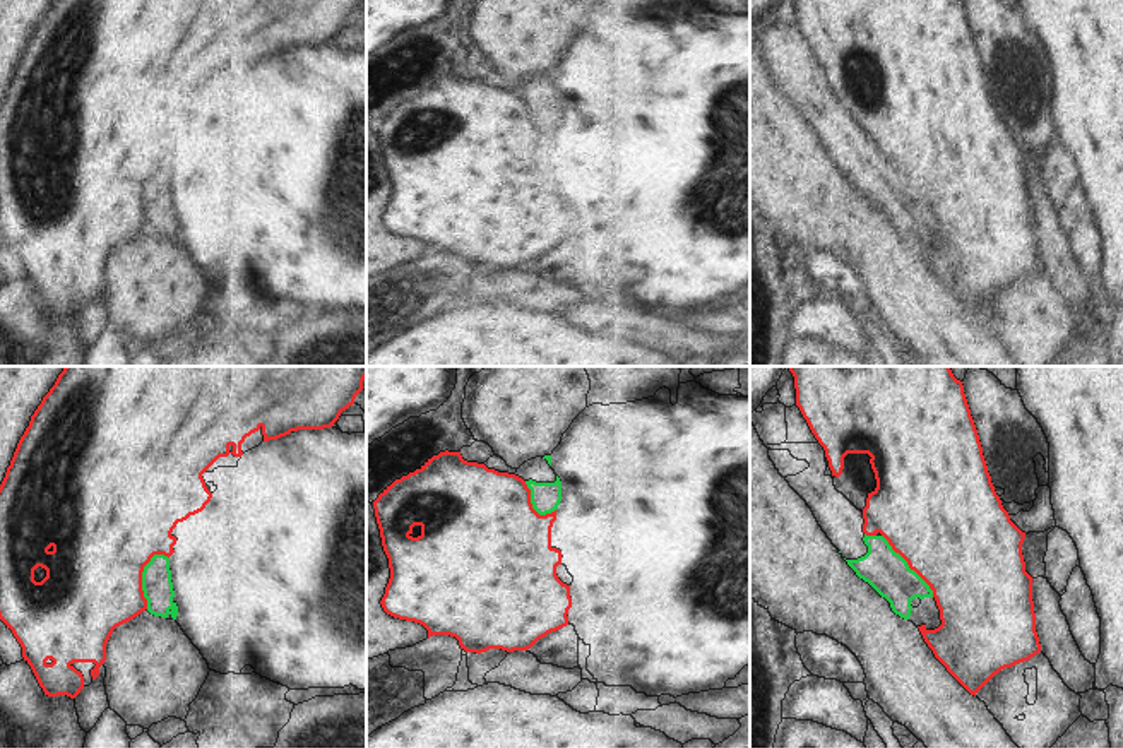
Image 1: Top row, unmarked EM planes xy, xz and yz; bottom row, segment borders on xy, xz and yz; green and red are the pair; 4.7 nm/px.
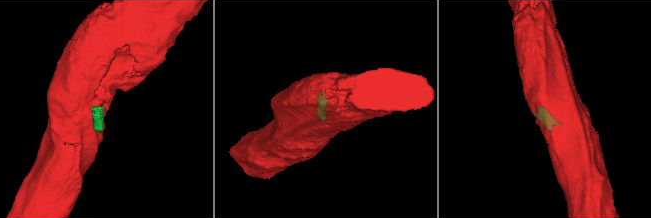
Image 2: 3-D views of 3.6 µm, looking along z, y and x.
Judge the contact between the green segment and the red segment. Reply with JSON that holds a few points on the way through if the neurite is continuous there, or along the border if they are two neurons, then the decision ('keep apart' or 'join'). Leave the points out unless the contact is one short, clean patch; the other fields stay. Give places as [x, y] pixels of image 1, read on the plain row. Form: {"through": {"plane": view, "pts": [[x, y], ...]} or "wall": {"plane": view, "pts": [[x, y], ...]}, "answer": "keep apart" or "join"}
{"answer": "keep apart"}

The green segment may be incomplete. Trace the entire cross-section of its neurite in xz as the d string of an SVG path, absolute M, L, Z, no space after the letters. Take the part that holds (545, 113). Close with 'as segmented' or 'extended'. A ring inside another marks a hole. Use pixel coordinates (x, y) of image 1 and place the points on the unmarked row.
M551 72L524 79L515 92L522 94L531 106L532 125L539 132L551 130L562 118L562 98L551 86Z | extended

